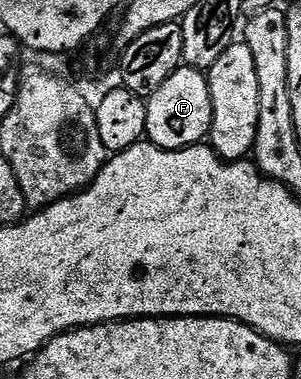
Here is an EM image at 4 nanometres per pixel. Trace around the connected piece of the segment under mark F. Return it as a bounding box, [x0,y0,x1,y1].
[145,66,213,152]

